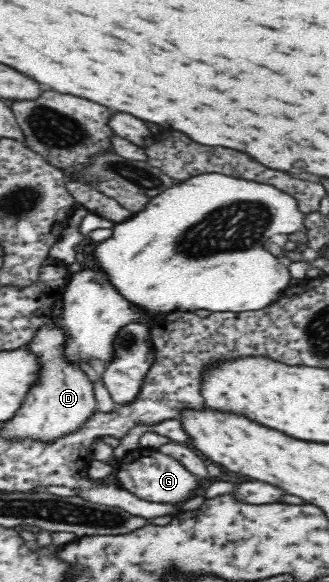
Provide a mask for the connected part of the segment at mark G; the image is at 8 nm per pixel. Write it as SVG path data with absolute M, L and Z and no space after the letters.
M138 447L119 459L114 471L115 479L122 489L155 503L183 504L192 493L199 492L207 482L195 477L175 458L157 449Z

